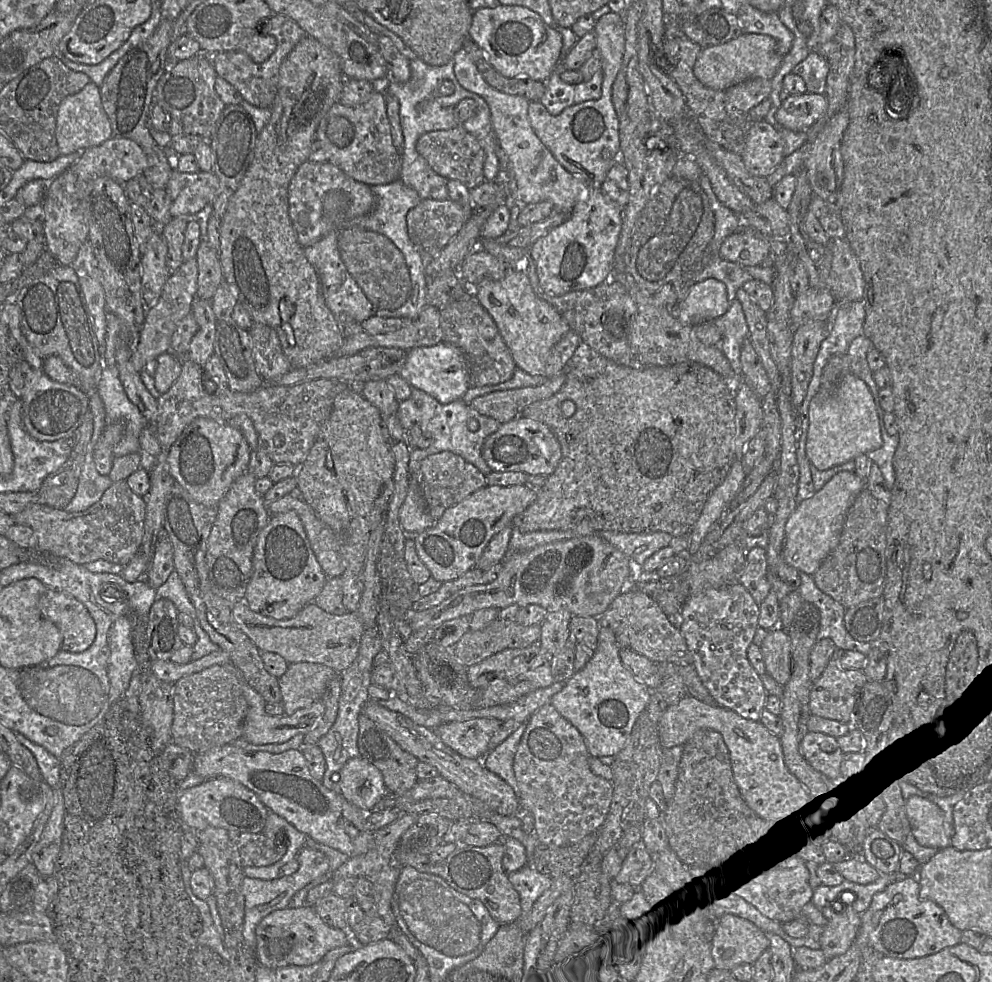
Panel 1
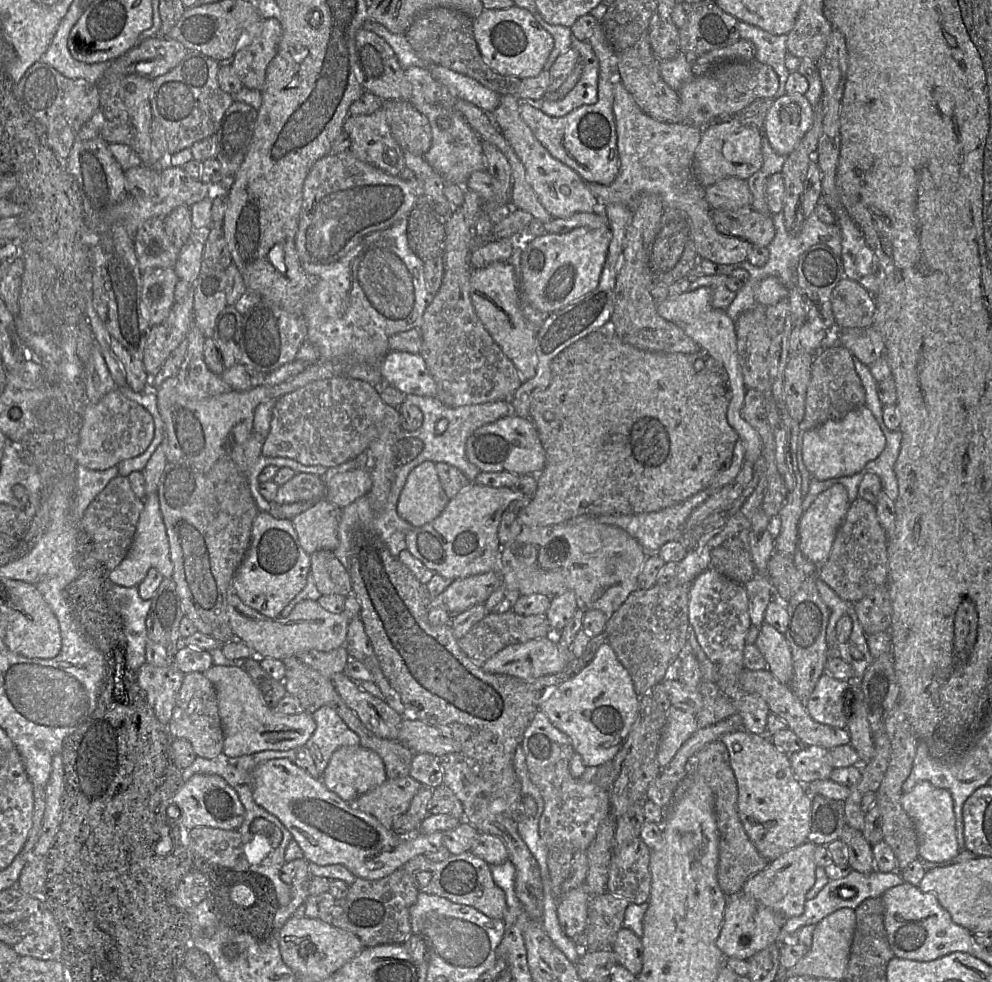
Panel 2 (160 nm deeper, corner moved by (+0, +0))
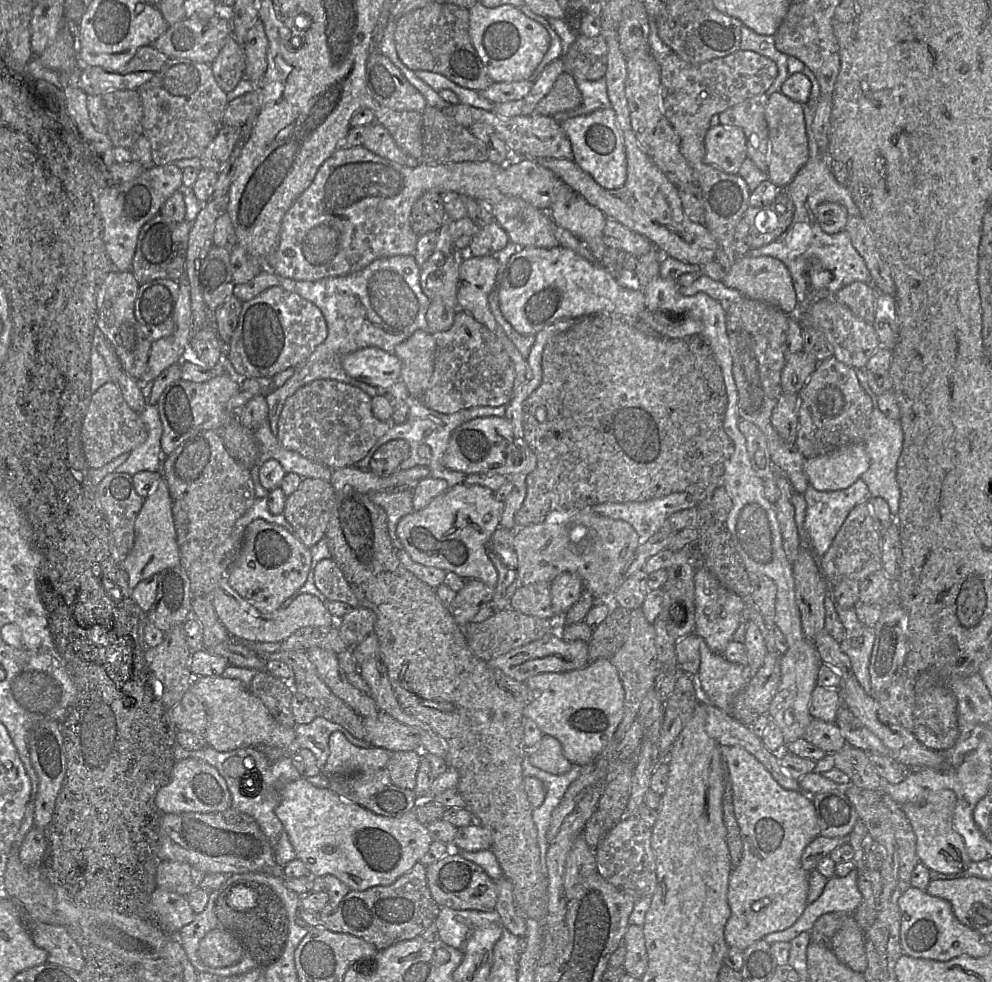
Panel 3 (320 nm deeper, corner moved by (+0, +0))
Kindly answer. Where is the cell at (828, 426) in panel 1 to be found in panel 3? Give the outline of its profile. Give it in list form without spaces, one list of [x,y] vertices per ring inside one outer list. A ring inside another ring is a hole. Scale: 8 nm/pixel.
[[[853,443],[828,454],[806,459],[804,472],[810,485],[820,491],[851,486],[869,468],[870,458],[863,443]]]

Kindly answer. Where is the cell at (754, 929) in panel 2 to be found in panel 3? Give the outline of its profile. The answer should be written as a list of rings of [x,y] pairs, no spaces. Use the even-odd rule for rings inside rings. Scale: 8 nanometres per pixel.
[[[741,746],[723,748],[726,773],[732,785],[734,814],[740,828],[743,851],[740,863],[731,870],[728,886],[730,917],[724,928],[728,947],[744,951],[773,932],[792,926],[803,913],[809,892],[808,871],[801,865],[806,846],[820,835],[812,797],[804,792],[780,786],[770,772],[750,752]]]

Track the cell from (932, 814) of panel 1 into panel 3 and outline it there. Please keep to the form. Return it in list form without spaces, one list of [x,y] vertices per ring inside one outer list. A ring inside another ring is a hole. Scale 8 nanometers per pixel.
[[[942,789],[930,795],[924,805],[905,803],[901,806],[916,836],[916,854],[919,862],[929,870],[943,874],[960,873],[971,863],[964,840],[953,827],[956,800],[956,794],[952,790]]]

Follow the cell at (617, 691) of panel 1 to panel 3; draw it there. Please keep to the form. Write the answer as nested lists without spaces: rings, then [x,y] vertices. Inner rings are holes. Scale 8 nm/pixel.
[[[599,658],[585,667],[567,672],[545,672],[524,681],[533,694],[533,700],[523,708],[525,719],[533,720],[544,735],[556,738],[572,765],[586,766],[607,746],[624,713],[624,689],[616,667],[608,658]]]

